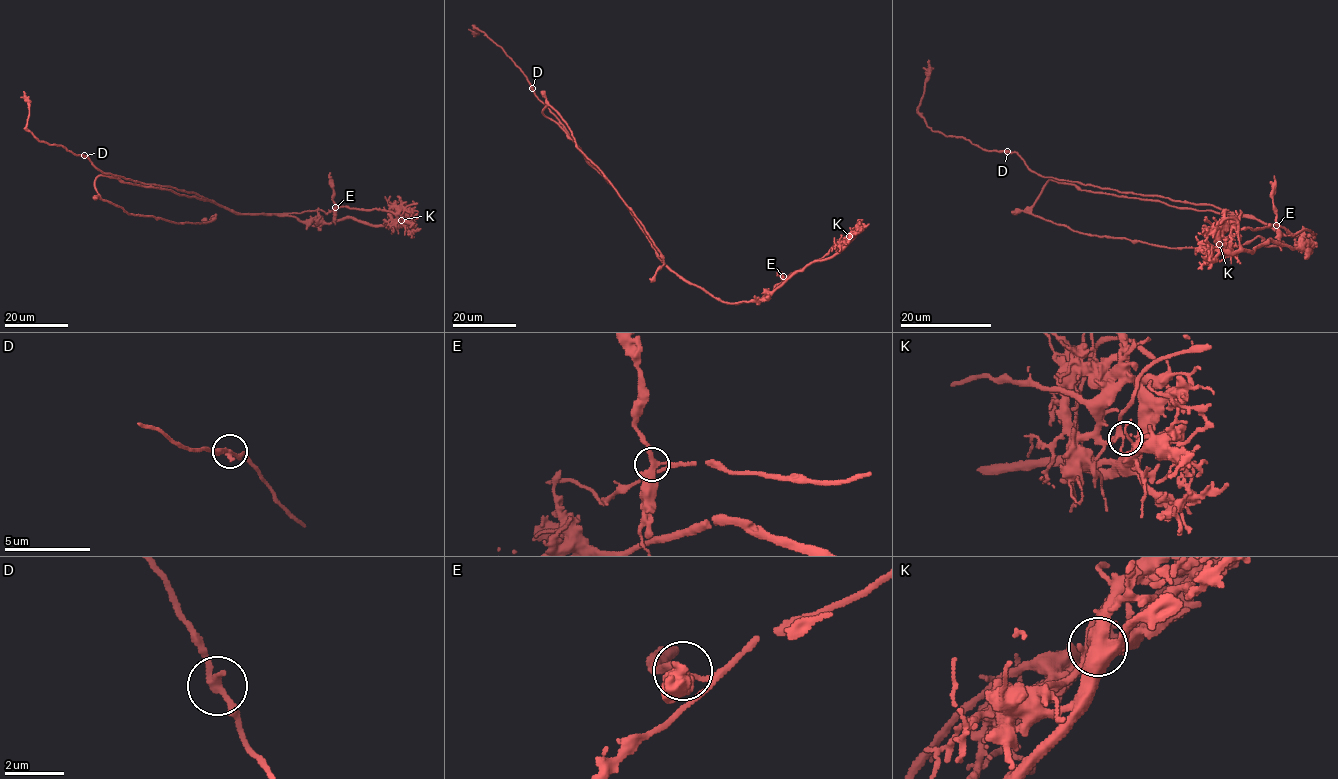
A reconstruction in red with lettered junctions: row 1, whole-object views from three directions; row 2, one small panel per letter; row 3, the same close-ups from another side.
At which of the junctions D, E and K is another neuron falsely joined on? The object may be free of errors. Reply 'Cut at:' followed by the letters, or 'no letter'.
Cut at: K

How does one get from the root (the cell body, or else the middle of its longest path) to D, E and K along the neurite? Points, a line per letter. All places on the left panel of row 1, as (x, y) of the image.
D: (180, 195), (203, 198), (169, 186), (146, 184), (104, 173), (83, 155)
E: (180, 195), (213, 200), (242, 214), (316, 210), (328, 213), (338, 207), (335, 207)
K: (180, 195), (213, 200), (242, 214), (291, 215), (301, 221), (355, 218), (395, 225), (401, 220)

